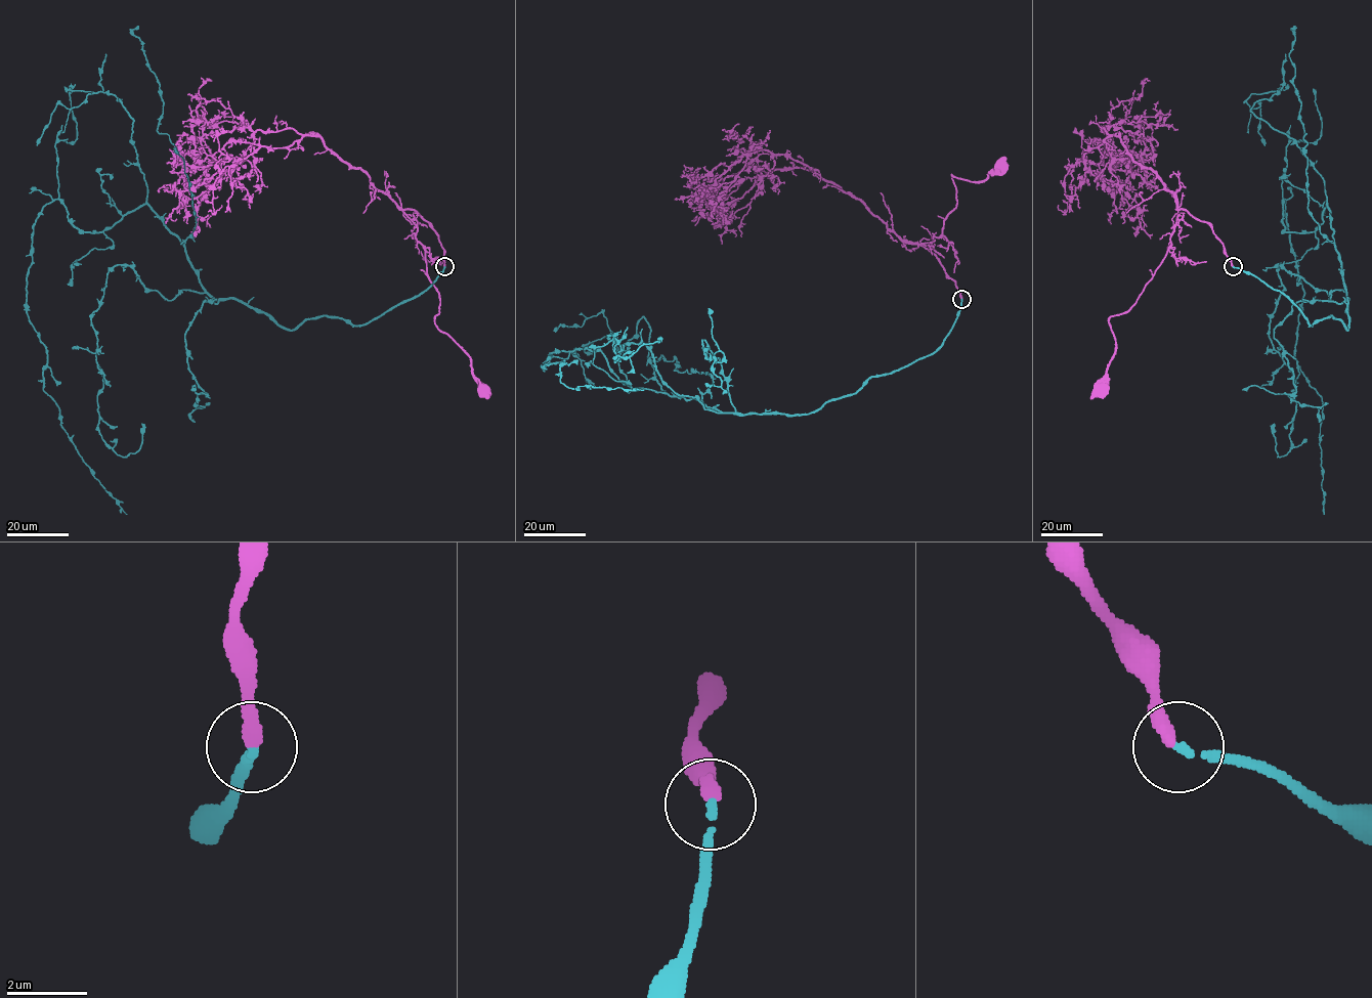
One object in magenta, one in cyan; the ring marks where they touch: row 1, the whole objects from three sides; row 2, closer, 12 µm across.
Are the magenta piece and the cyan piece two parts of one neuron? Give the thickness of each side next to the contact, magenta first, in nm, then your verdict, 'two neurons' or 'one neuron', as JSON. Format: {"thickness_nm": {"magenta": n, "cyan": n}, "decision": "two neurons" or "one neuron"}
{"thickness_nm": {"magenta": 340, "cyan": 190}, "decision": "one neuron"}

